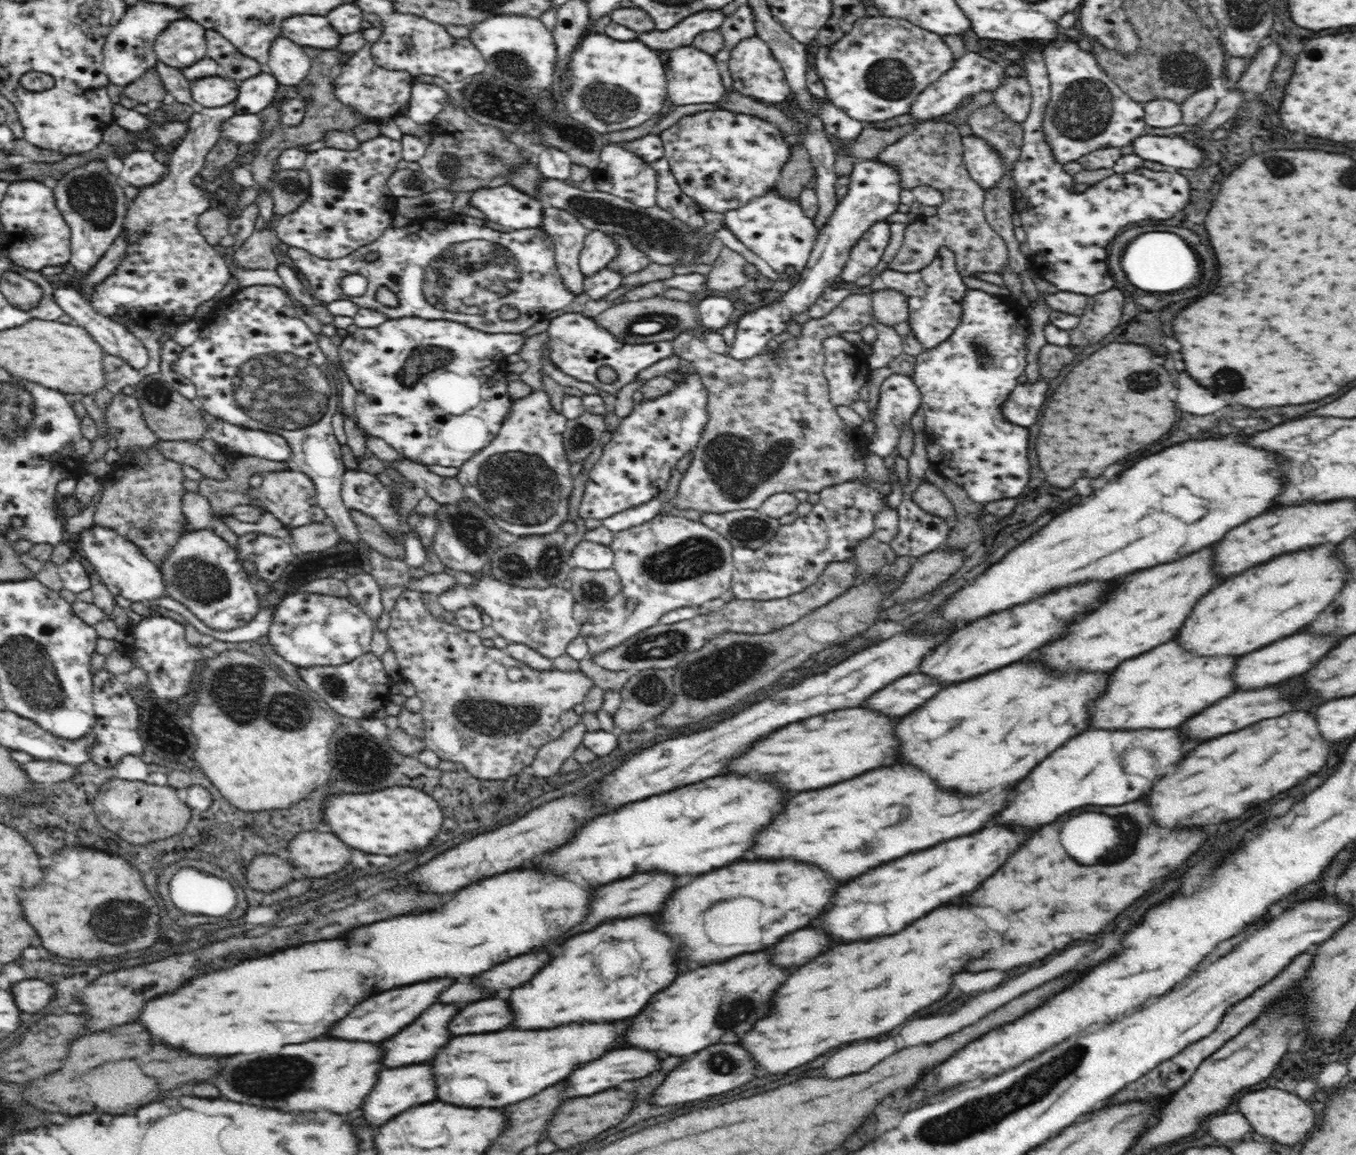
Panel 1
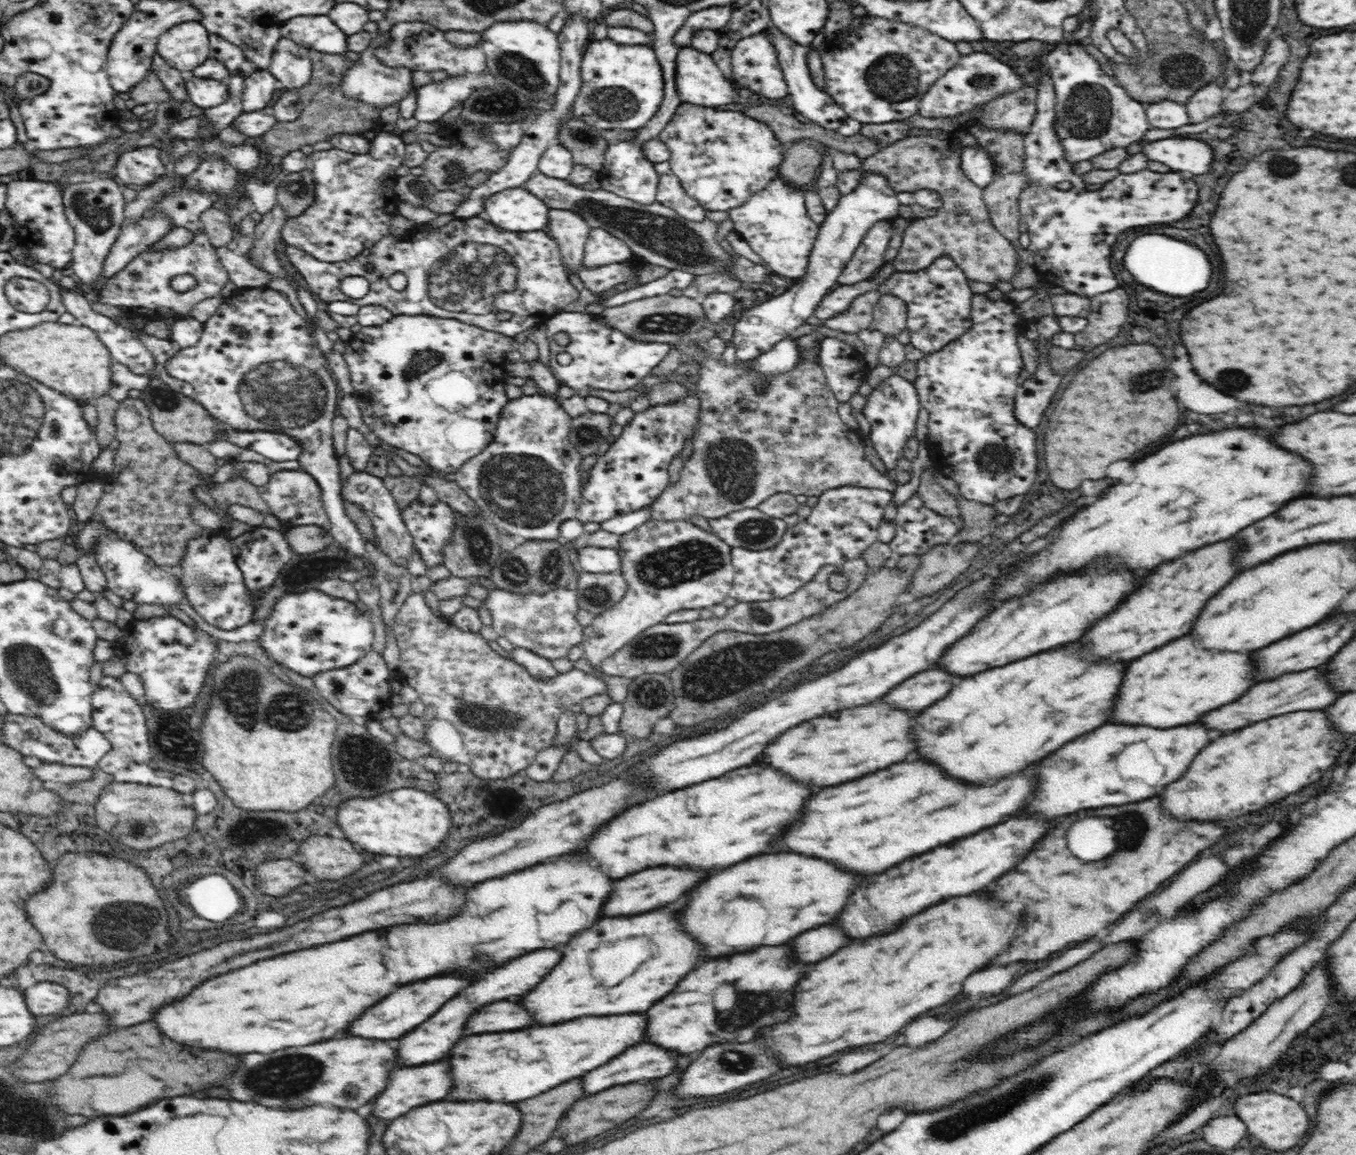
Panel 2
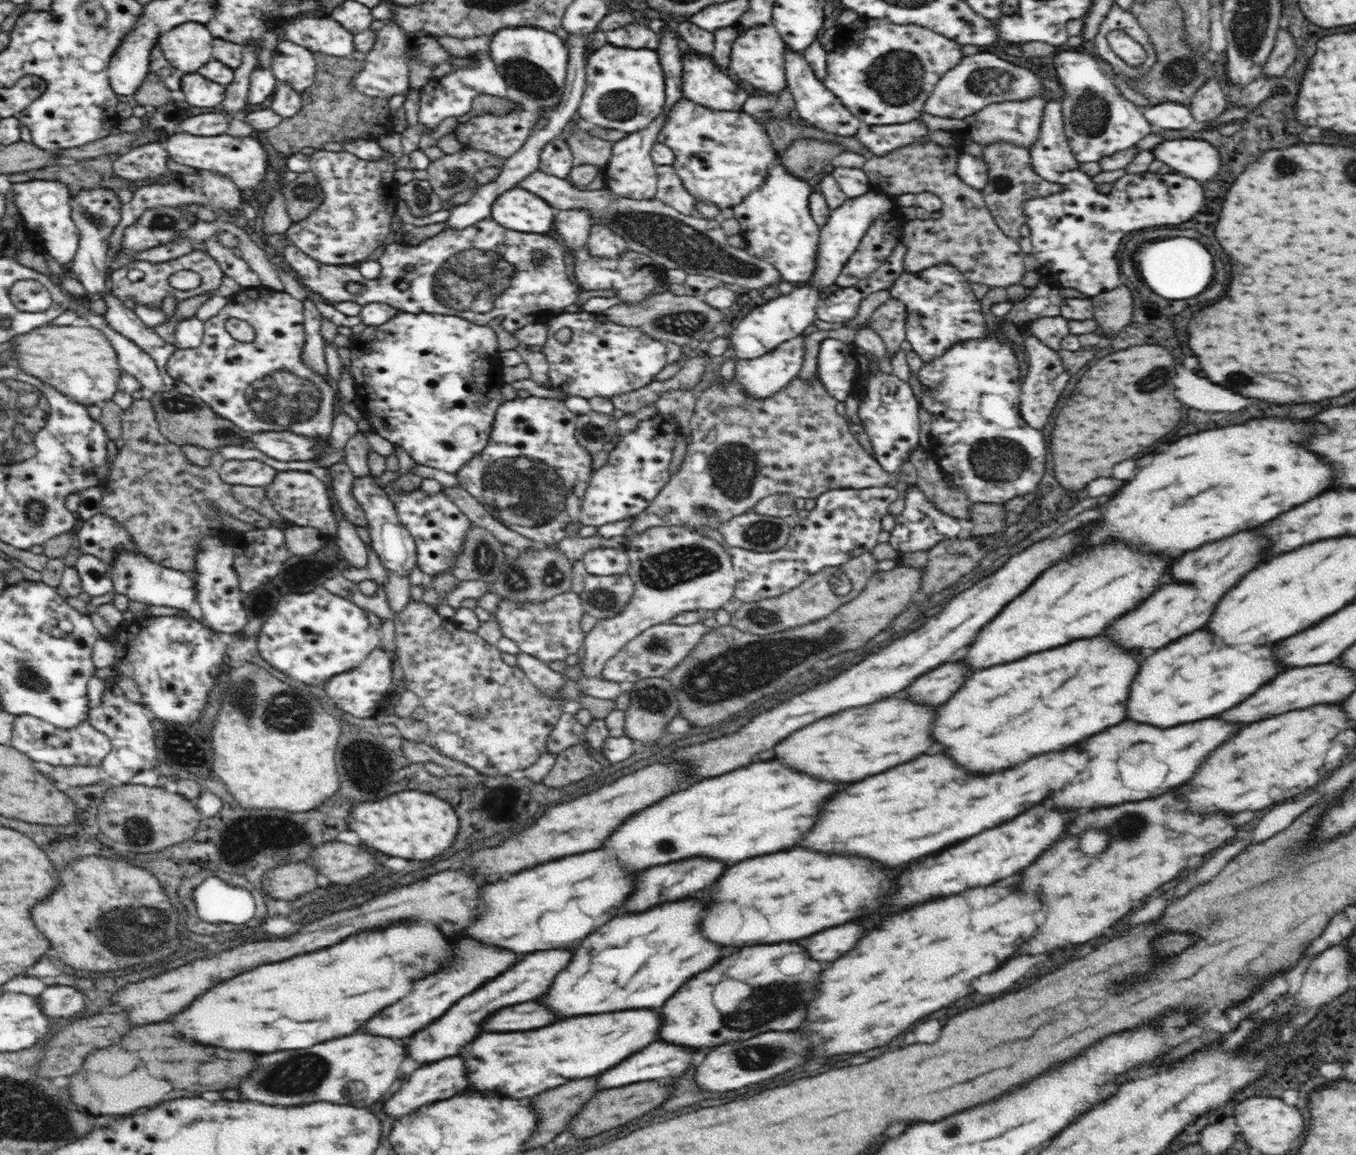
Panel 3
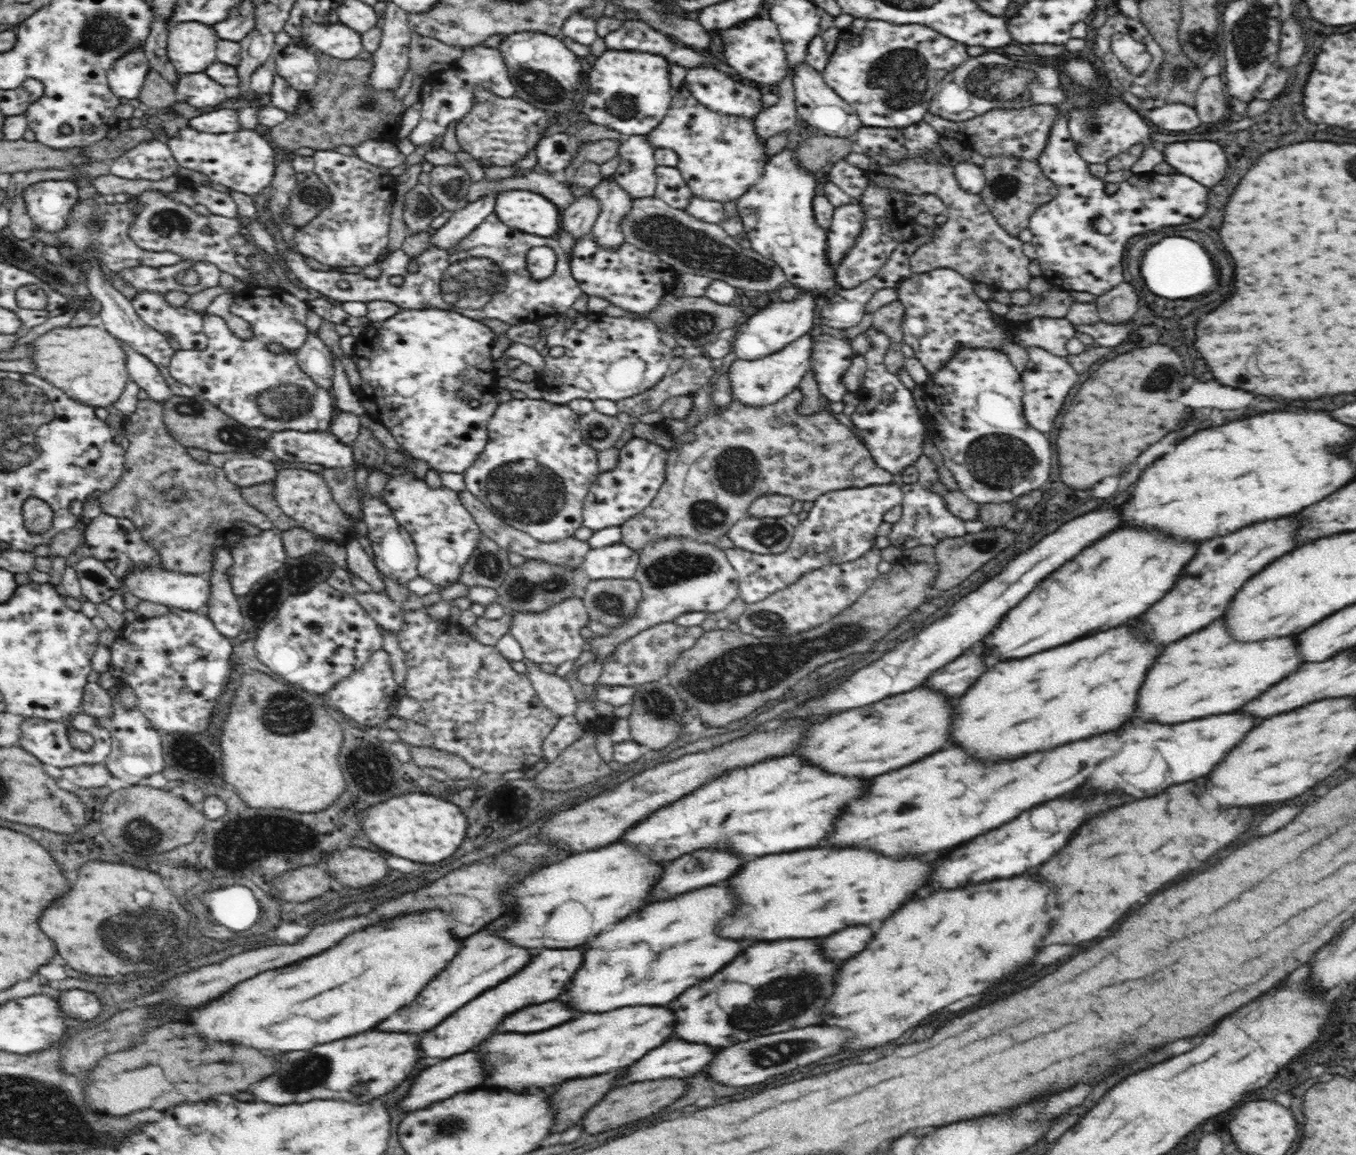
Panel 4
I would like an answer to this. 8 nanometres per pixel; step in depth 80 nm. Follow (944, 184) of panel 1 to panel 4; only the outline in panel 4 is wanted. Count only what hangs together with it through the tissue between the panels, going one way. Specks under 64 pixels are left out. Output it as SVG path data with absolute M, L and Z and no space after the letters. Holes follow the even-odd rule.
M915 157L895 164L880 165L873 162L865 171L868 180L878 183L880 187L898 189L905 195L935 194L946 205L945 216L948 220L943 224L921 226L915 222L913 225L916 237L926 237L926 242L909 256L911 273L922 274L934 268L951 268L972 282L989 284L993 288L1008 291L1028 288L1033 276L1027 269L1030 259L1022 251L1023 242L1018 237L1010 236L998 224L980 194L966 192L960 186L954 174L954 162L940 163L938 159Z

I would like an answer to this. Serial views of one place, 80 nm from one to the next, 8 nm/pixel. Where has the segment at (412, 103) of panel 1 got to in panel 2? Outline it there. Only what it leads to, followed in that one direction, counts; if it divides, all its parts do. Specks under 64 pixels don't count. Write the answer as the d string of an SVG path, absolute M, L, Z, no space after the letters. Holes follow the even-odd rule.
M485 72L484 76L478 78L447 78L435 84L426 84L419 88L413 88L416 94L416 109L413 120L416 123L439 123L442 117L452 110L456 104L464 102L475 89L496 87L494 76Z

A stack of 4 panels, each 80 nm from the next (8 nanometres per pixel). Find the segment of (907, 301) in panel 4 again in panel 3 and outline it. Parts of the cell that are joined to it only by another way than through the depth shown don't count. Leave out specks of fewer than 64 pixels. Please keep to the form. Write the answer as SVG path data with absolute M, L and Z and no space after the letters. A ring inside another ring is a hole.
M936 264L920 272L904 271L886 291L906 305L906 339L926 363L938 359L956 343L990 337L986 312L982 312L982 304L973 293L971 281L952 264ZM1062 315L1037 318L1024 325L1029 327L1029 332L1023 332L1023 325L1018 327L1022 339L1025 340L1028 335L1033 335L1055 351L1062 349L1061 341L1069 334L1069 325L1066 324L1066 319Z

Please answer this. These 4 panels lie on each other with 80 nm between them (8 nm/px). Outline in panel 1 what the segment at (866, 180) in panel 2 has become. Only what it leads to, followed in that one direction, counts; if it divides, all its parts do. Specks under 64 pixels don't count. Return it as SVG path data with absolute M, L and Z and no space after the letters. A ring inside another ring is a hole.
M876 159L858 160L848 178L850 181L848 192L842 200L838 201L828 224L818 233L817 241L805 269L801 272L800 280L792 283L791 289L781 296L779 302L774 304L763 302L766 306L760 306L754 312L743 314L737 322L732 346L728 348L729 357L735 360L747 360L757 356L756 354L760 354L767 345L773 343L772 338L786 330L784 324L792 320L794 314L808 310L826 288L830 288L835 281L839 280L856 240L867 232L872 224L884 221L885 218L897 212L903 189L897 166L882 163Z

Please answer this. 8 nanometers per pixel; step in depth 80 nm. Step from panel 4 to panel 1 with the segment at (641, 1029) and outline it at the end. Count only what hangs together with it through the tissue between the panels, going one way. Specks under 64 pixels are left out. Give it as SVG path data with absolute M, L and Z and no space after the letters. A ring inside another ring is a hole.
M480 1000L462 1008L462 1016L450 1024L450 1032L454 1032L458 1038L450 1040L450 1044L446 1044L446 1048L442 1048L432 1062L434 1072L438 1072L438 1100L464 1108L496 1108L522 1102L544 1088L562 1082L574 1066L614 1050L616 1040L628 1026L626 1020L620 1020L612 1024L586 1022L568 1024L554 1030L510 1032L506 1030L510 1024L512 1012L504 1000Z

